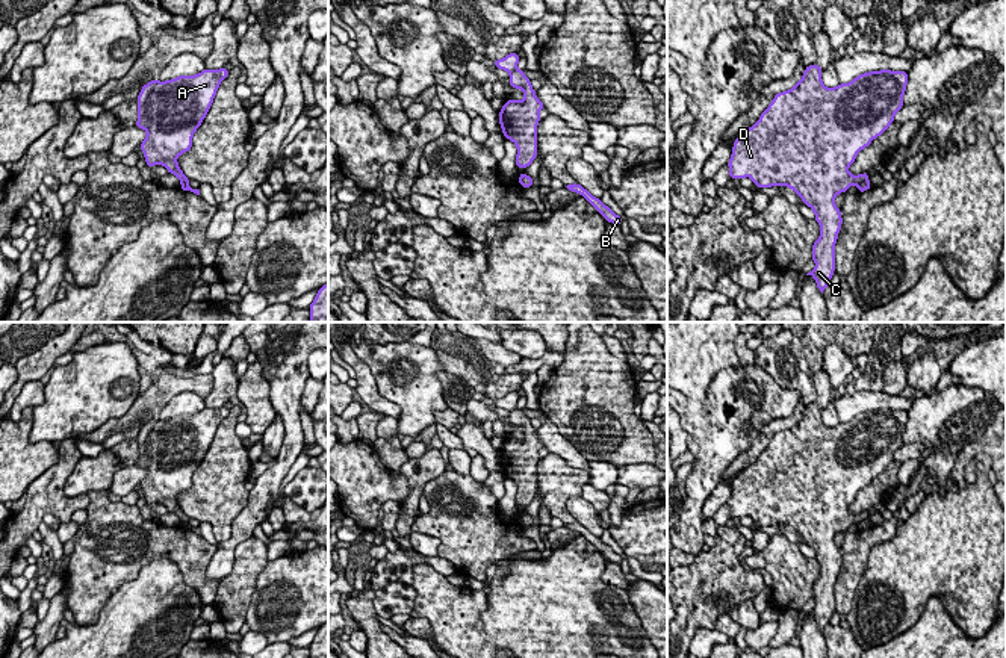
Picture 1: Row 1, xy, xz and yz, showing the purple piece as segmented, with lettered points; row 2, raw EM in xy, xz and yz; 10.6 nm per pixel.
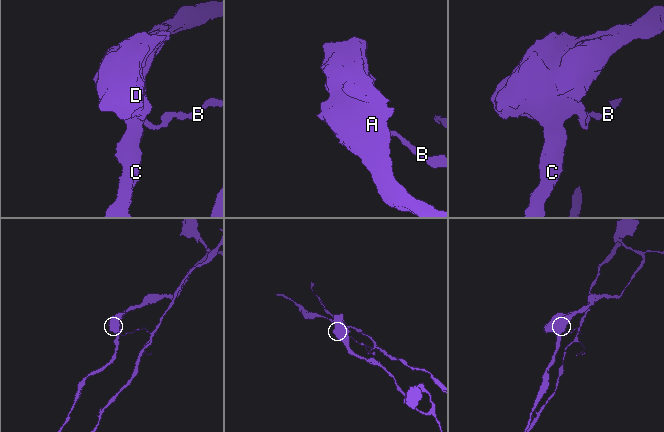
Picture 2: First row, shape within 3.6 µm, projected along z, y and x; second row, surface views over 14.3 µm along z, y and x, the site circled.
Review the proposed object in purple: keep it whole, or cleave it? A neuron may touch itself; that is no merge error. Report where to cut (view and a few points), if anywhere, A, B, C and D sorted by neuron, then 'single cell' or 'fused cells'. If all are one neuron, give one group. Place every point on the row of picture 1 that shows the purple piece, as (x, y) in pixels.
yz (867, 179), (858, 185) | A C D / B | fused cells

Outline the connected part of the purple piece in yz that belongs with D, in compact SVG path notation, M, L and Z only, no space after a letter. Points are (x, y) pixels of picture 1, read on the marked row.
M817 64L806 67L800 82L775 95L756 124L734 141L728 166L732 180L750 177L756 188L788 186L814 210L820 237L812 244L815 268L806 275L814 277L823 293L835 272L835 242L843 224L834 200L852 185L868 180L868 172L852 175L849 166L861 150L893 124L896 112L903 107L908 71L870 71L835 88L823 85L821 71Z

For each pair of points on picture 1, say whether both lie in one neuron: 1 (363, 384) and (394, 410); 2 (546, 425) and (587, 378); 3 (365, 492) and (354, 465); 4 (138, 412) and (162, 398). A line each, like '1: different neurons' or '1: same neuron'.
1: same neuron
2: different neurons
3: same neuron
4: same neuron

